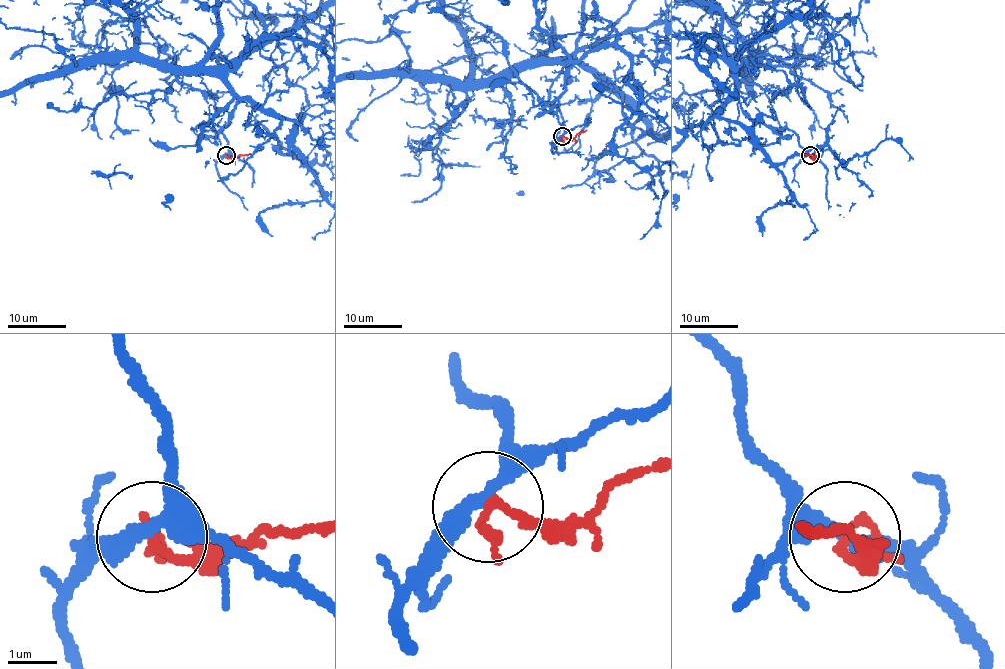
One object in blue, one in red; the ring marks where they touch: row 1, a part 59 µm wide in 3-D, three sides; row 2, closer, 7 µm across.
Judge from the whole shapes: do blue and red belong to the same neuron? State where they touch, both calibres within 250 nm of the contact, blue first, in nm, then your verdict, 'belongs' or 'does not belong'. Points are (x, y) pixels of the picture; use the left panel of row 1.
(226, 155) | 320/160 nm | does not belong

